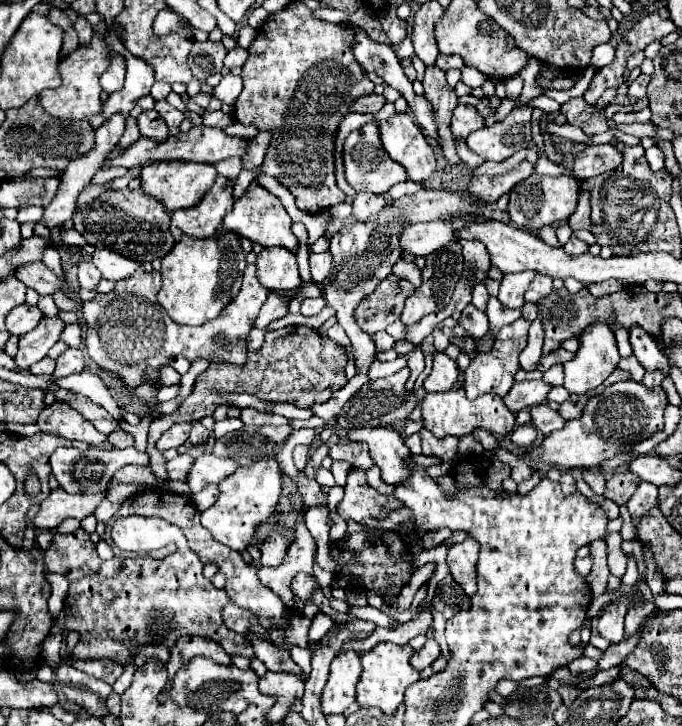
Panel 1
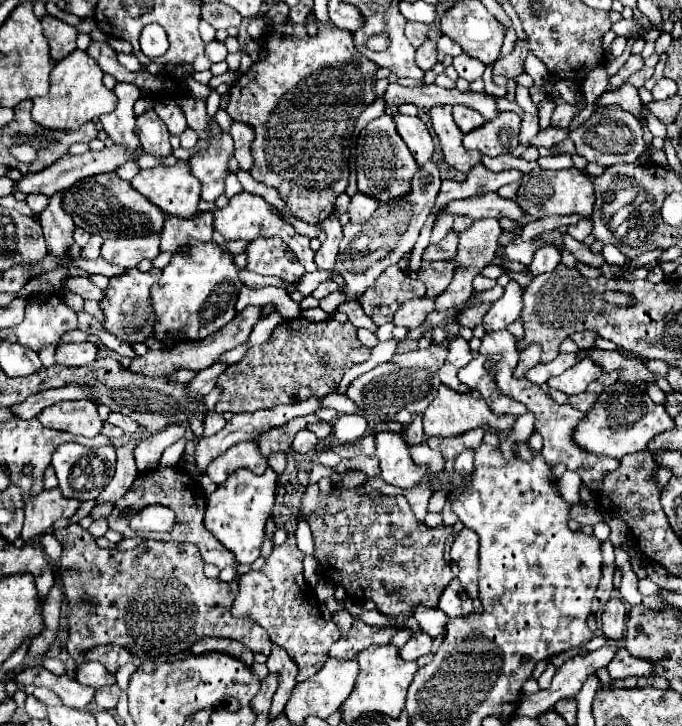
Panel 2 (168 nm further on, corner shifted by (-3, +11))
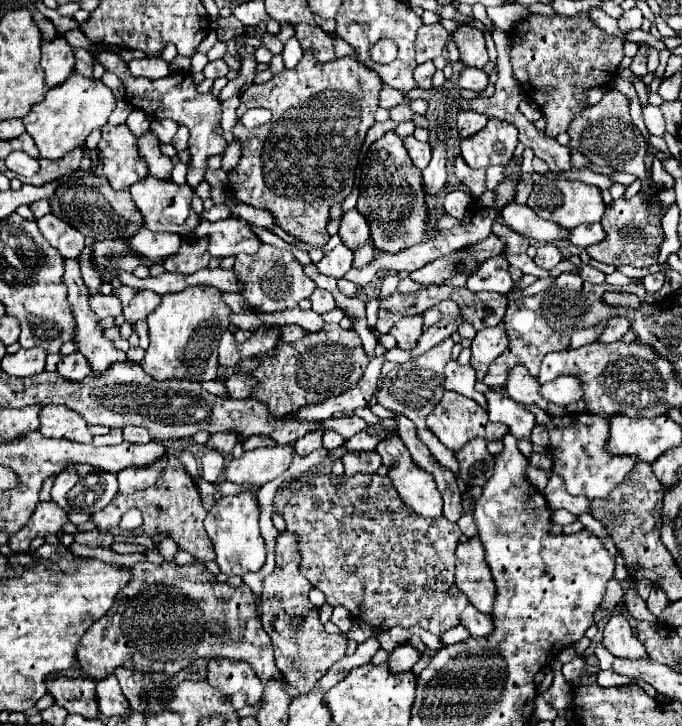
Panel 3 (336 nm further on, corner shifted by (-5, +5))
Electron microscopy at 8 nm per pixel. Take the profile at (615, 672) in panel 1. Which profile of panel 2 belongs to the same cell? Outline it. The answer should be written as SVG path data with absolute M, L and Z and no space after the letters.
M619 648L615 658L609 662L607 666L609 676L615 678L627 678L627 676L651 676L653 668L647 660L639 660L635 656L631 656L625 648Z

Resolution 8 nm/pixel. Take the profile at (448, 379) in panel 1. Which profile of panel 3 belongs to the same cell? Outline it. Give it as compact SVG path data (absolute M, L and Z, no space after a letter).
M451 360L445 368L445 388L475 400L481 408L487 408L485 396L475 390L475 370L469 364L461 366L457 364L457 360Z

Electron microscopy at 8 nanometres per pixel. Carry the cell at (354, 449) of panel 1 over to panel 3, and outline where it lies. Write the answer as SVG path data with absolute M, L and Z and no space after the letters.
M371 450L371 452L347 452L347 454L343 454L341 462L345 466L347 476L375 474L377 468L381 466L381 458L375 450Z

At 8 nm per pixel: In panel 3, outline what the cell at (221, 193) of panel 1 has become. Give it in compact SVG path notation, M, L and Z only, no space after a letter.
M197 240L197 242L183 242L179 252L165 260L165 270L167 272L179 272L179 274L193 274L209 264L211 256L207 254L207 240Z

